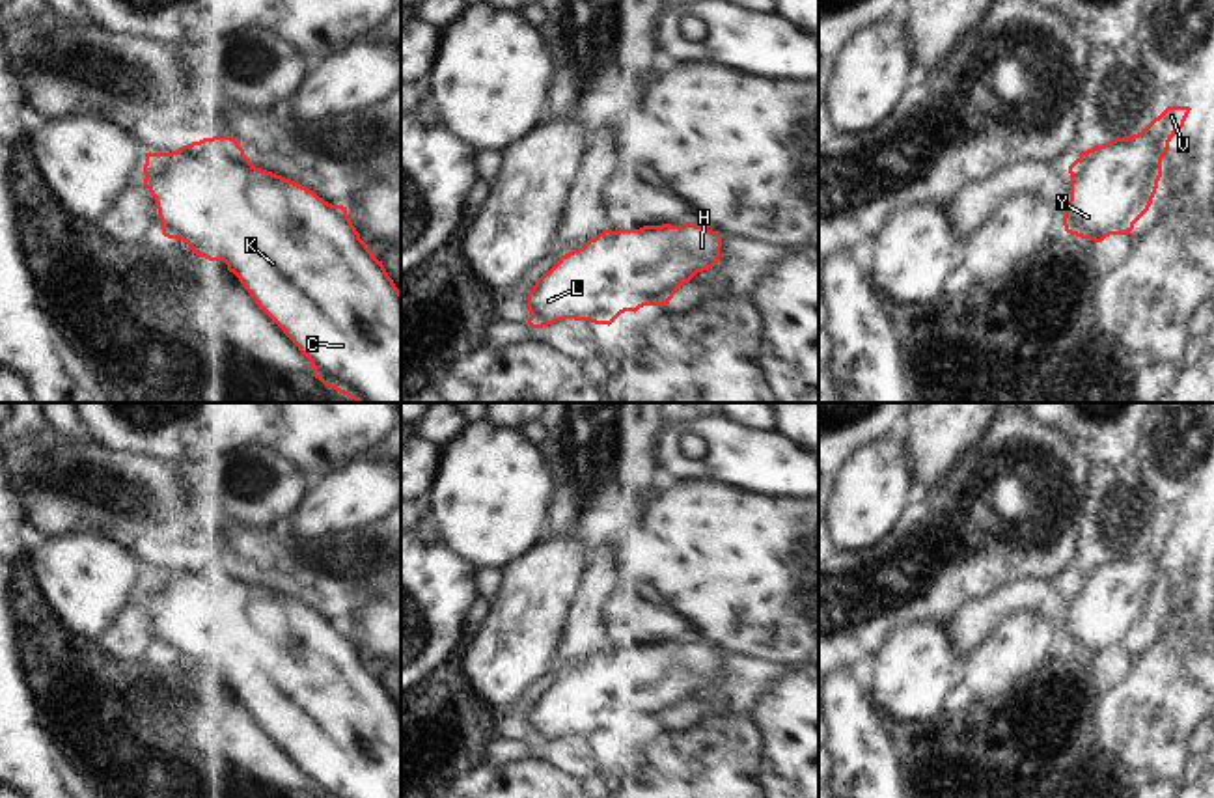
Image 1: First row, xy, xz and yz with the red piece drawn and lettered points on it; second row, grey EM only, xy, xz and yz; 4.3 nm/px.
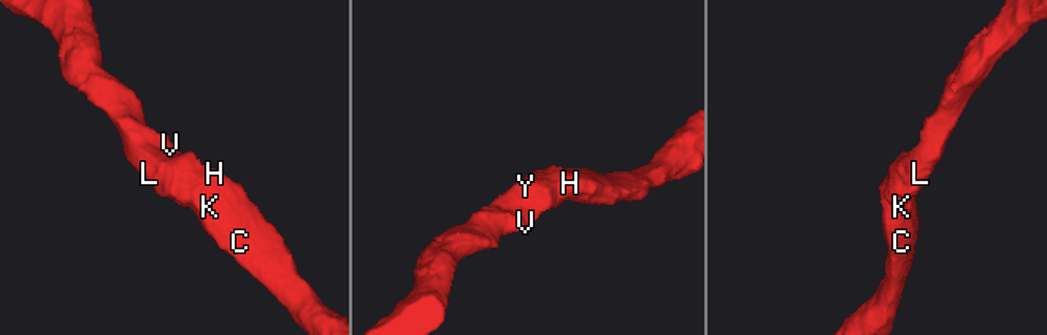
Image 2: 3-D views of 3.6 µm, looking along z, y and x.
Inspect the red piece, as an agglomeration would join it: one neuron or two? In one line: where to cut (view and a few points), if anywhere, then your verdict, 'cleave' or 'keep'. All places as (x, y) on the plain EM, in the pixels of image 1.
no cut | keep

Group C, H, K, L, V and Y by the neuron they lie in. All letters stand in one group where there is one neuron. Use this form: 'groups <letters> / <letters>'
groups C H K L V Y

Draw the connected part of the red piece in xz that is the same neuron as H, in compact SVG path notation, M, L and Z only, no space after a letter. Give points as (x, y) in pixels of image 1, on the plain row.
M705 643L604 647L559 675L528 710L528 742L574 736L612 742L625 729L666 723L683 701L720 677L722 651Z

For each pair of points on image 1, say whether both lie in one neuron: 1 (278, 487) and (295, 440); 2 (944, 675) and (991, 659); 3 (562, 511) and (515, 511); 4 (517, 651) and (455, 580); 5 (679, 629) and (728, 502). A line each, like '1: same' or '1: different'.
1: different
2: different
3: different
4: different
5: different

